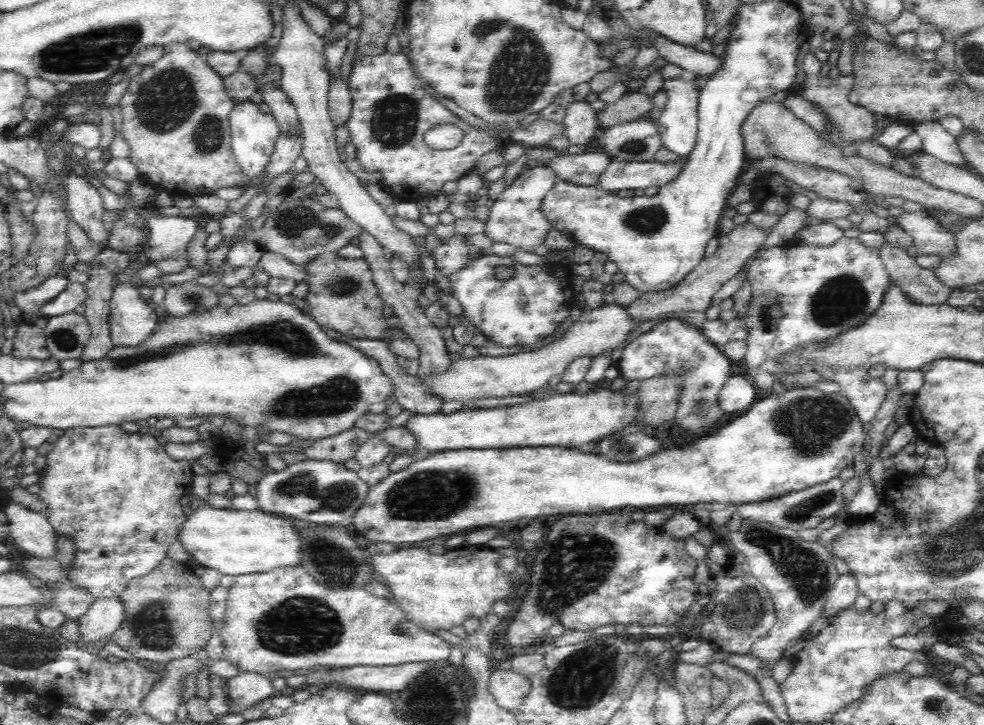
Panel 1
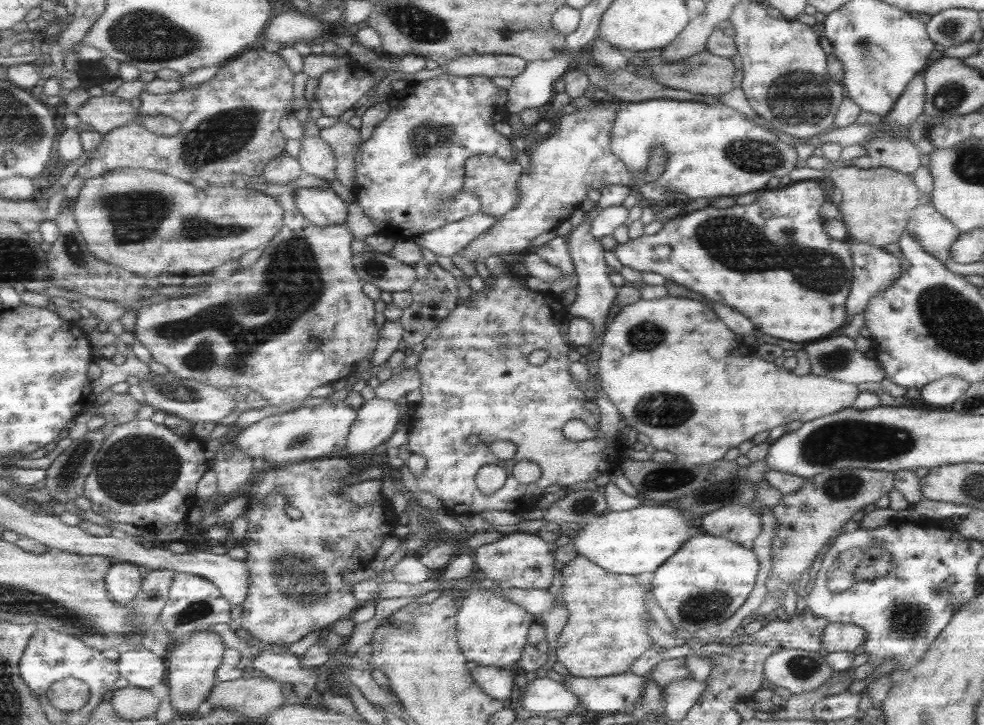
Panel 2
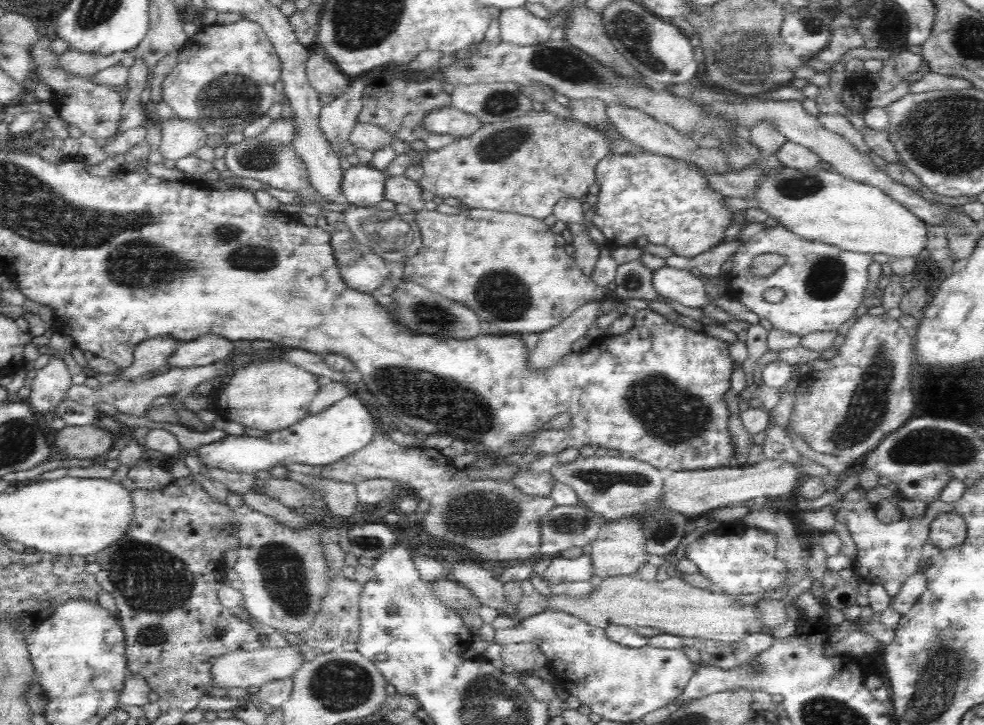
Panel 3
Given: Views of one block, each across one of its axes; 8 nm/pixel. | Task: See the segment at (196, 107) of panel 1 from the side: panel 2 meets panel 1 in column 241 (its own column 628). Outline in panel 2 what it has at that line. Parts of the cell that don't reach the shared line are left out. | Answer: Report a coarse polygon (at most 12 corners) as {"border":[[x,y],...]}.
{"border":[[619,103],[555,118],[526,150],[518,204],[469,261],[531,250],[590,189],[634,190],[610,151]]}

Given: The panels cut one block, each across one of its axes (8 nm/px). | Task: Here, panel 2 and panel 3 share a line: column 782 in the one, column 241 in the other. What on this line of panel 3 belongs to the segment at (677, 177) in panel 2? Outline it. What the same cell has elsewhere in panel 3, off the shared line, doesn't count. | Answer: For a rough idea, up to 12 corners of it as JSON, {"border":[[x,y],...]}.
{"border":[[279,119],[230,145],[228,170],[300,192],[306,166],[290,147],[295,122]]}

